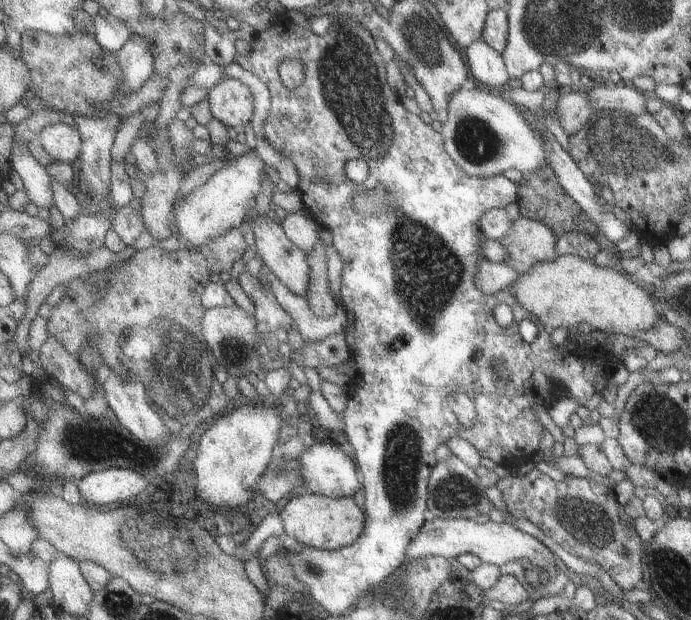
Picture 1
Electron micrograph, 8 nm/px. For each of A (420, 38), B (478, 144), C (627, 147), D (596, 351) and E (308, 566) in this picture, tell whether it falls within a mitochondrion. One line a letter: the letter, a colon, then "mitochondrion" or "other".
A: mitochondrion
B: mitochondrion
C: mitochondrion
D: other
E: mitochondrion

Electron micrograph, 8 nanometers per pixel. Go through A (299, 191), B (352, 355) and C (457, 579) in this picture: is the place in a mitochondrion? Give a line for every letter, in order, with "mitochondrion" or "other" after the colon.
A: other
B: other
C: other

